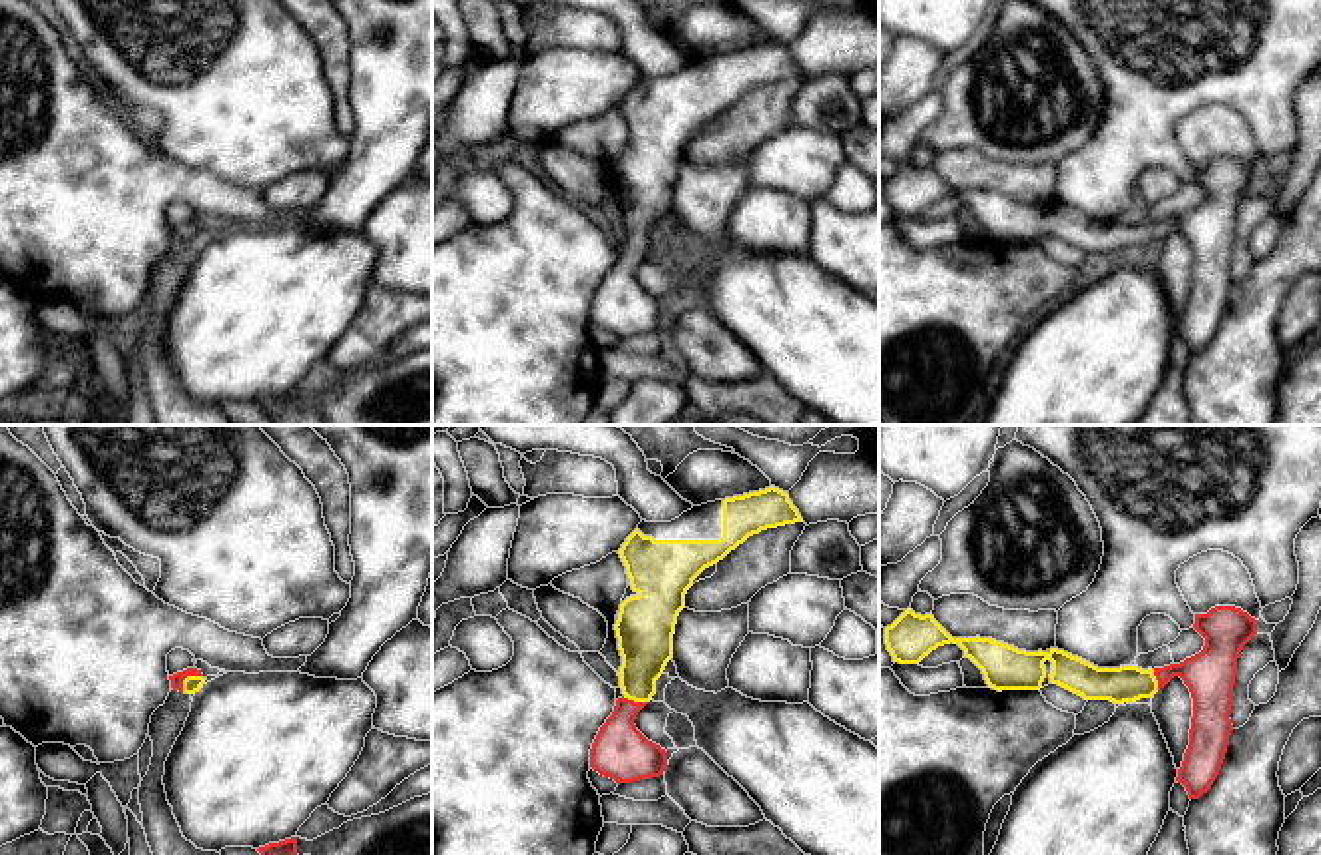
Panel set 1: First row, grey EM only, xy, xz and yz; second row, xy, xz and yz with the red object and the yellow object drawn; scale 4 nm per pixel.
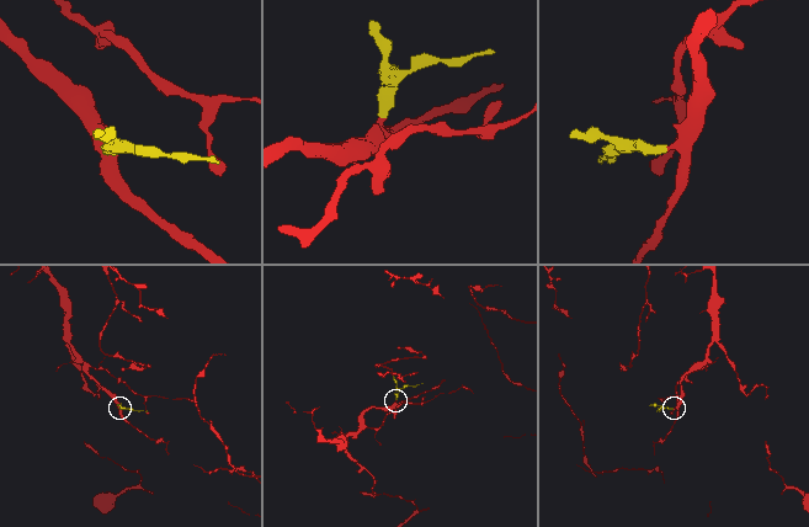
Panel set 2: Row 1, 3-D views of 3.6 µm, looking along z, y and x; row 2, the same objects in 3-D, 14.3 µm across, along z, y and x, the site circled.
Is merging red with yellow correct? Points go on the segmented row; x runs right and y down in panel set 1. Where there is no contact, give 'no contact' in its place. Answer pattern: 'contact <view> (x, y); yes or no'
contact xy (188, 674); yes

